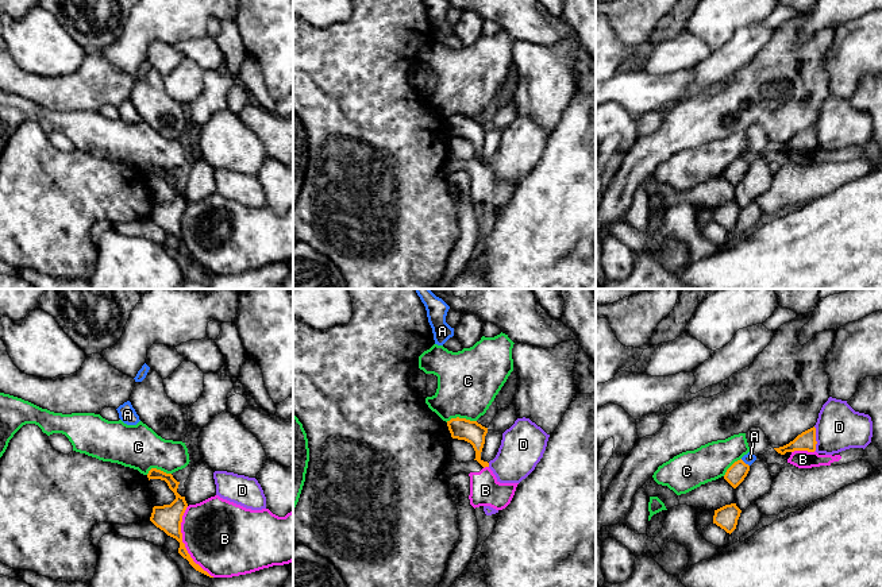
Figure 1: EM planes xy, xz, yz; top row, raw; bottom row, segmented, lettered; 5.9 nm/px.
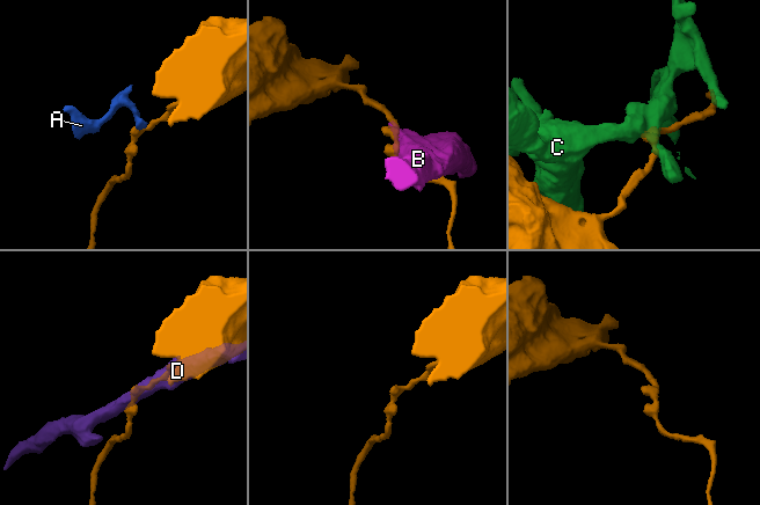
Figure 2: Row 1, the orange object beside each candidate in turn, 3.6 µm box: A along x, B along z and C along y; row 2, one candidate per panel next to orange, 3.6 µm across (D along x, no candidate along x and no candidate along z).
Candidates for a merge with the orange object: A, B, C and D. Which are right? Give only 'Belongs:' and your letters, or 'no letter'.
Belongs: no letter

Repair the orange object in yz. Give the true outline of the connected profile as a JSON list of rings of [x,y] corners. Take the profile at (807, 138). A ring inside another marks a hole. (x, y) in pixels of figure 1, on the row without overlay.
[[[810,125],[801,132],[798,132],[793,139],[789,142],[774,146],[778,151],[785,152],[786,150],[794,150],[794,148],[808,148],[814,150],[816,148],[816,125]]]

